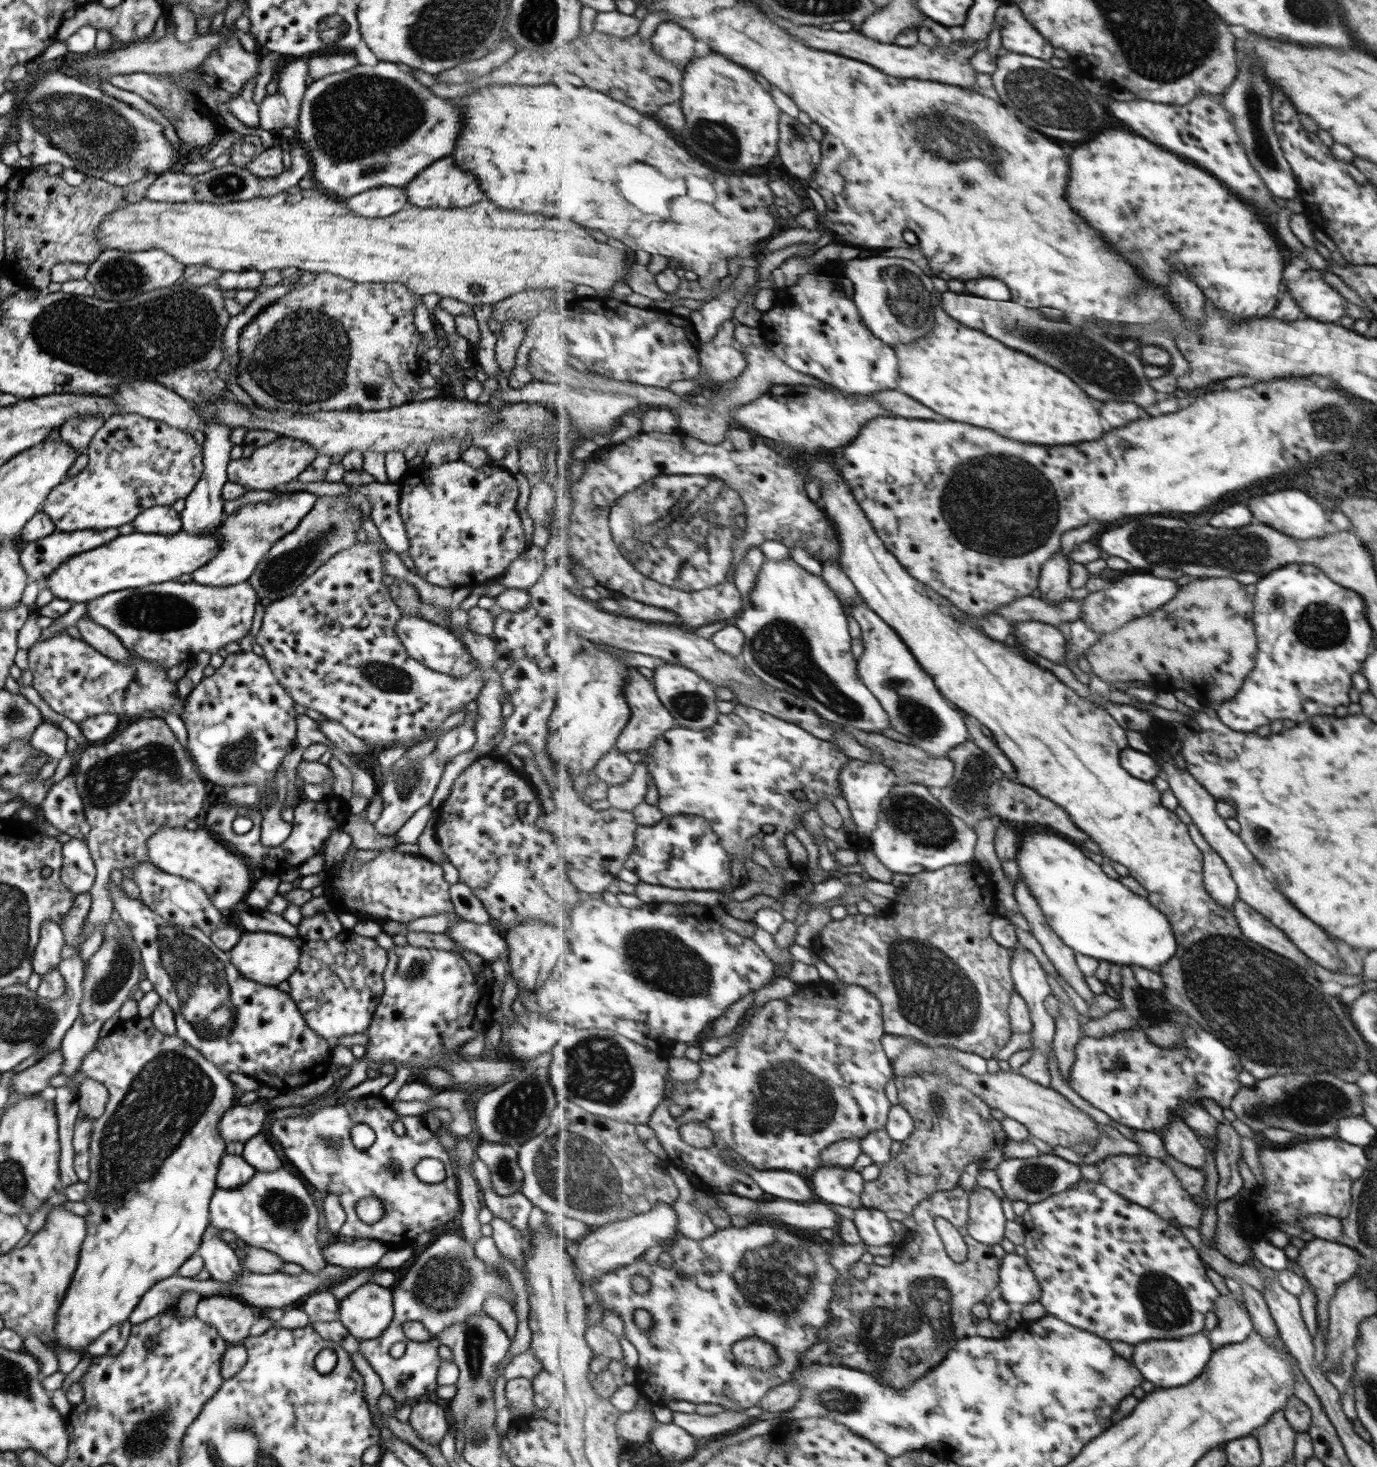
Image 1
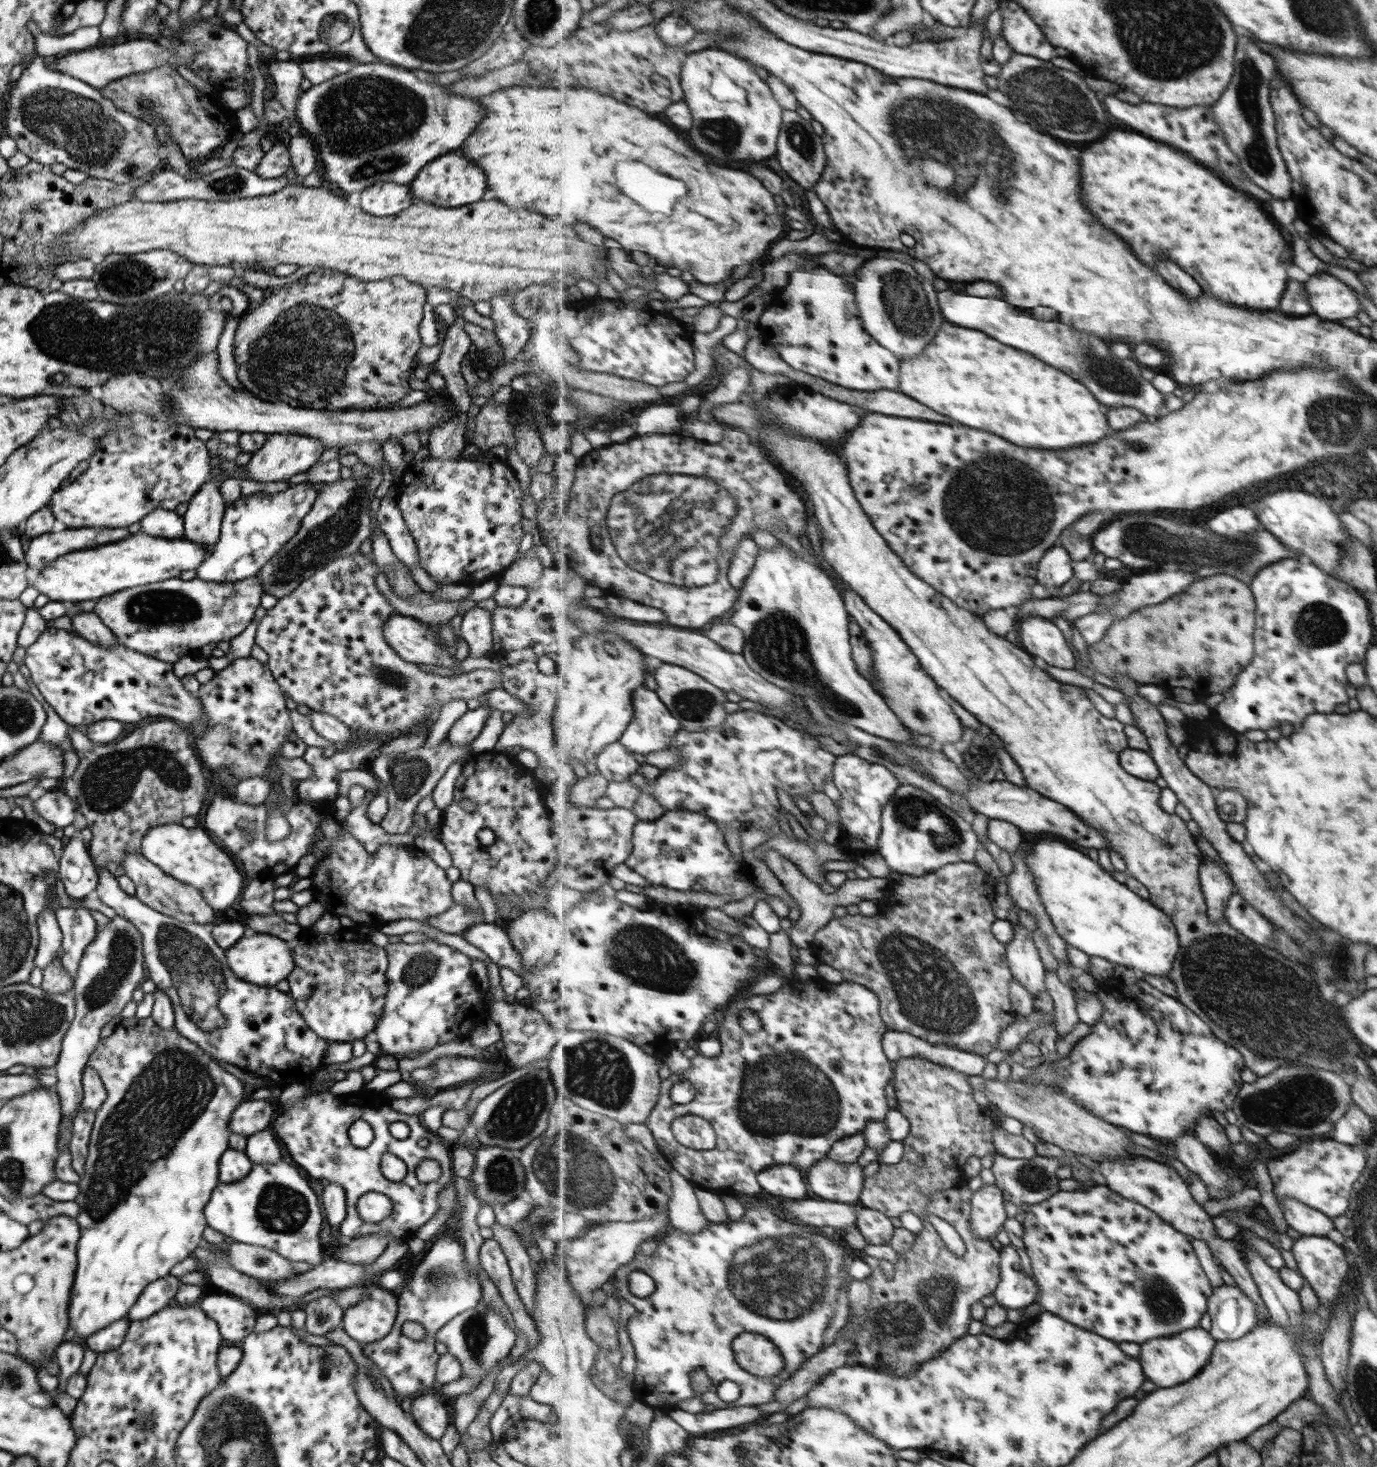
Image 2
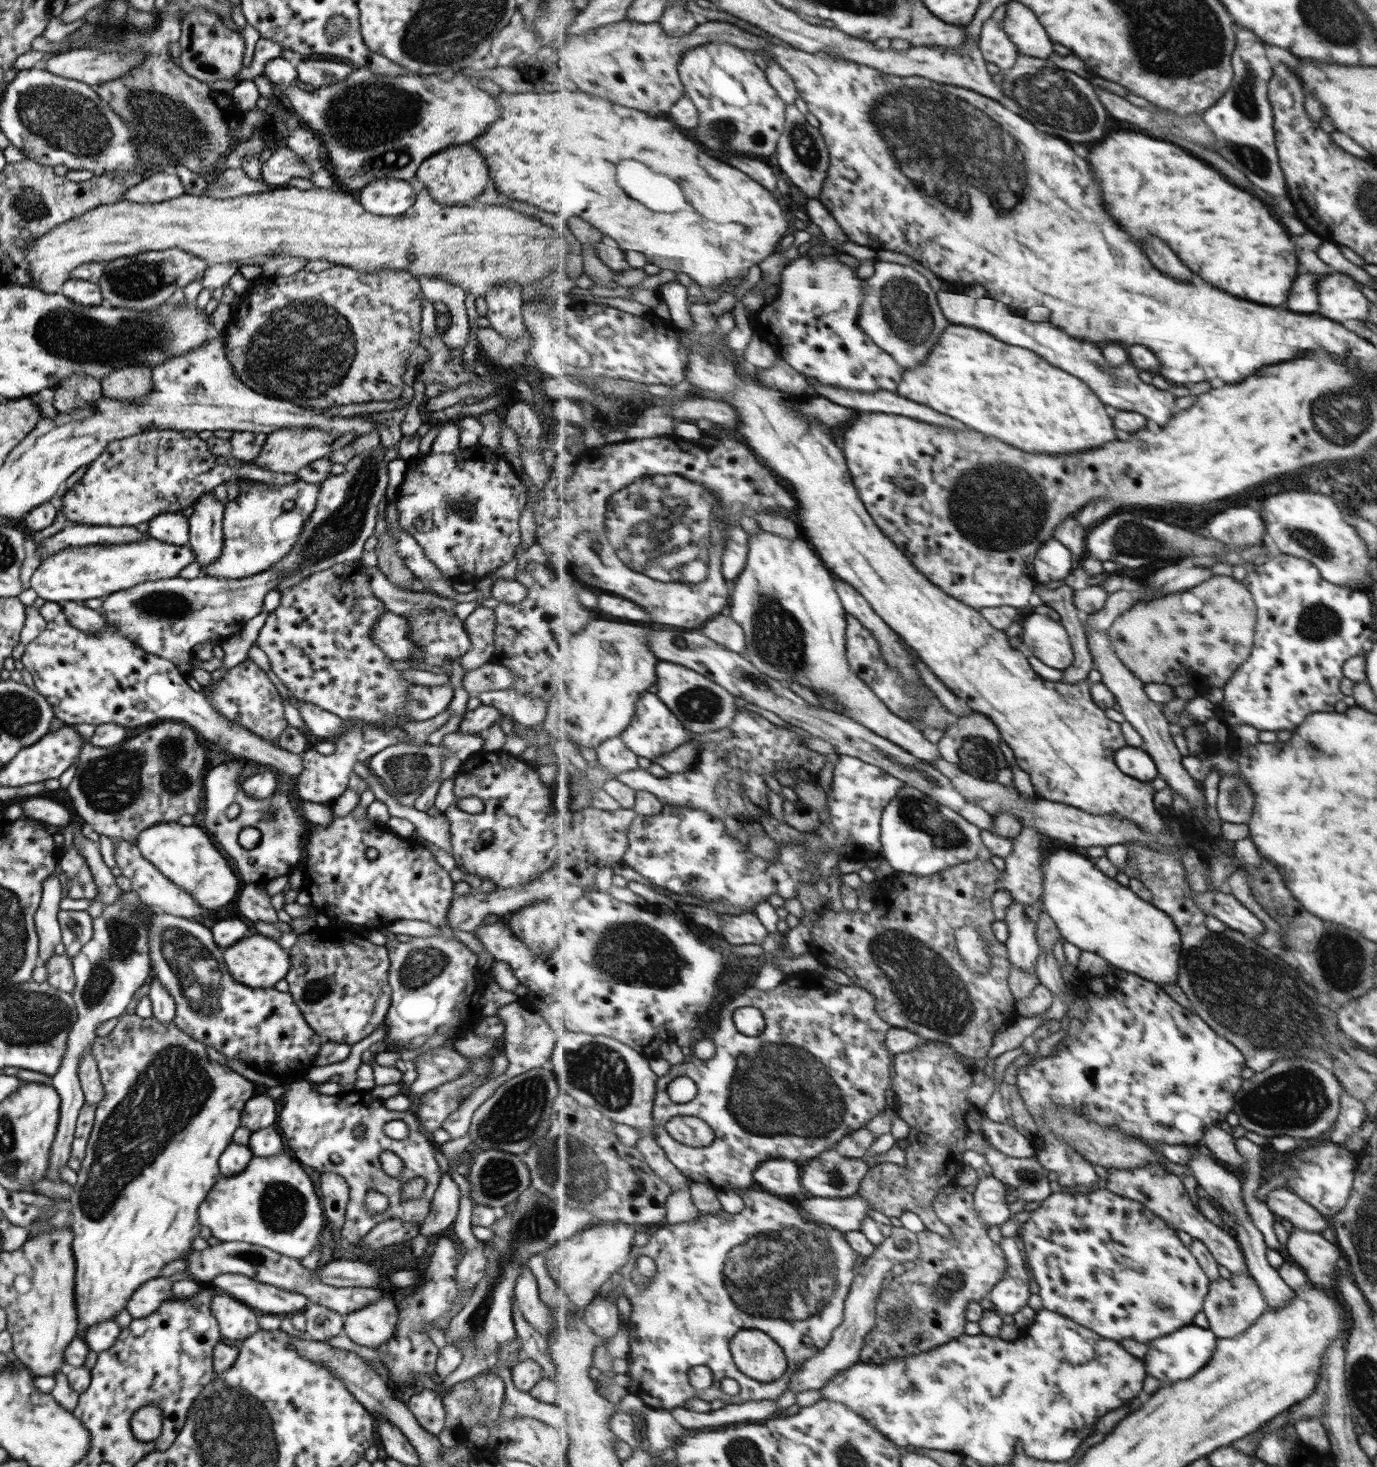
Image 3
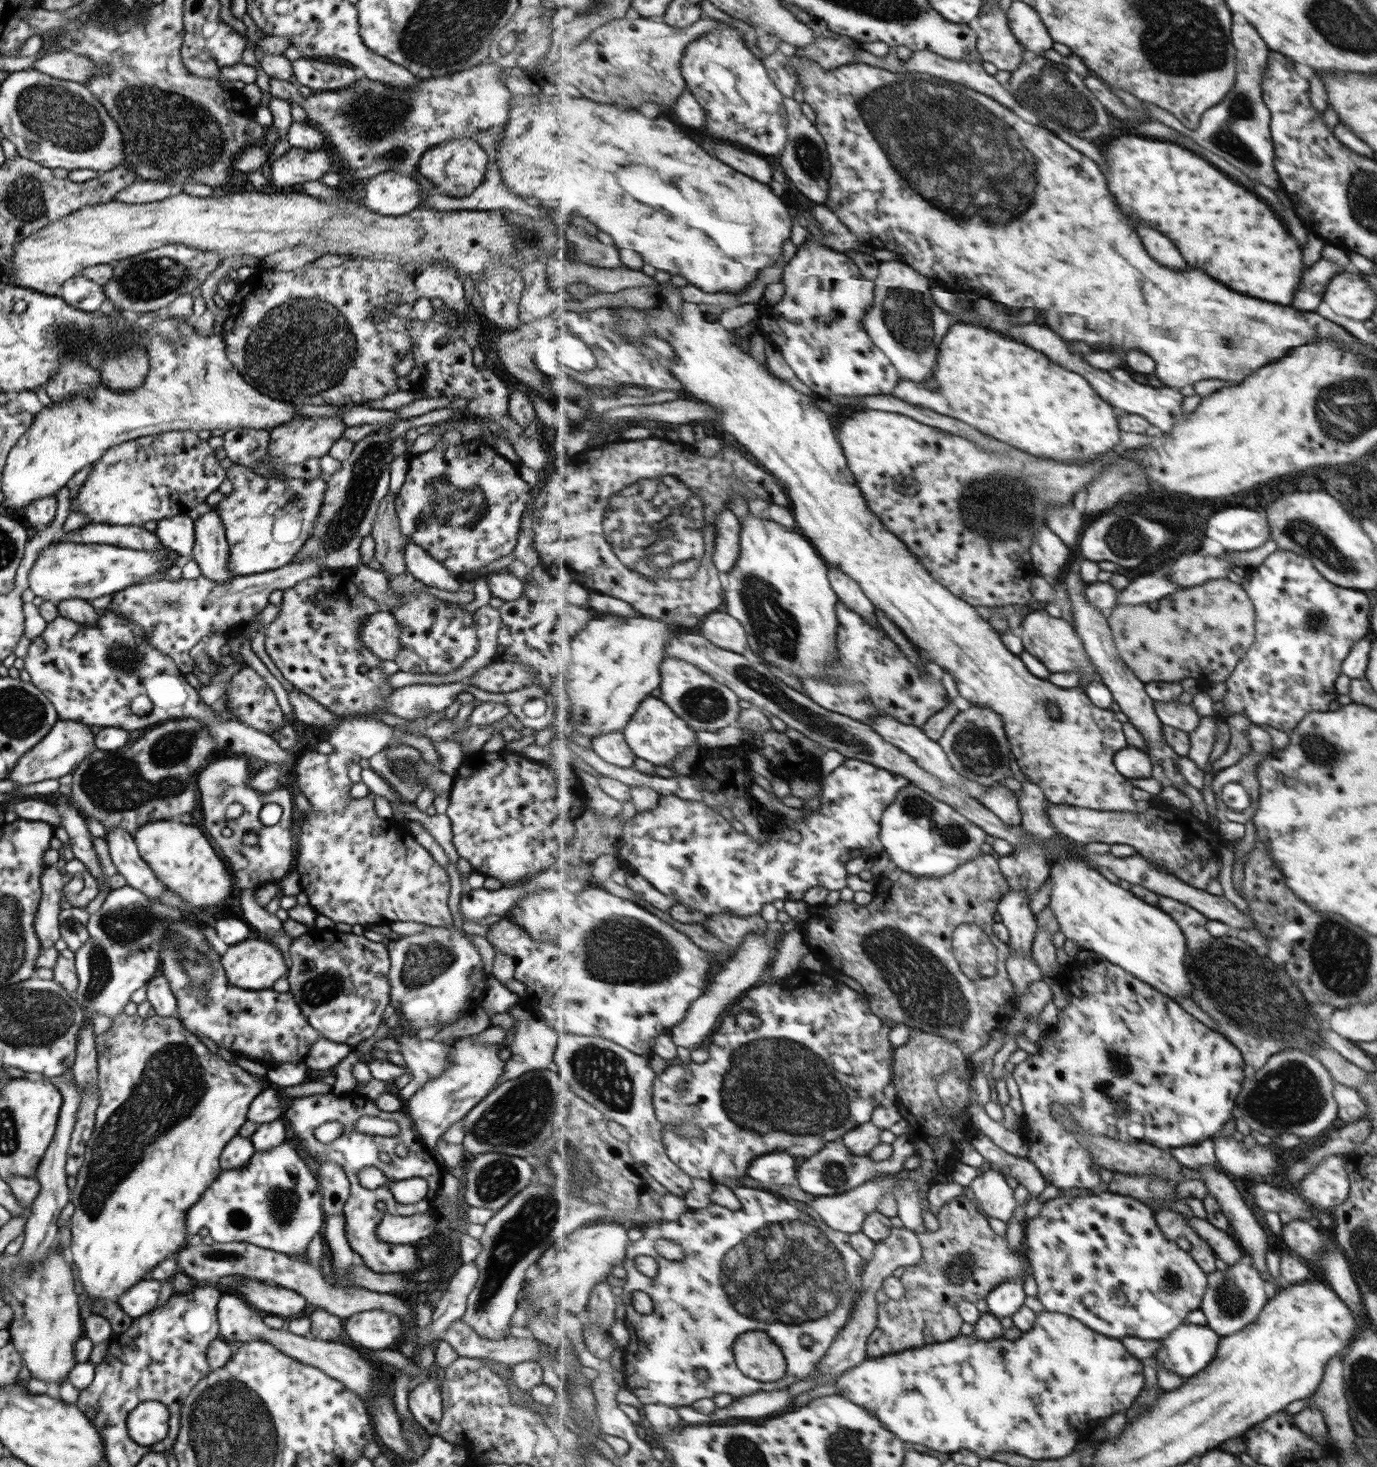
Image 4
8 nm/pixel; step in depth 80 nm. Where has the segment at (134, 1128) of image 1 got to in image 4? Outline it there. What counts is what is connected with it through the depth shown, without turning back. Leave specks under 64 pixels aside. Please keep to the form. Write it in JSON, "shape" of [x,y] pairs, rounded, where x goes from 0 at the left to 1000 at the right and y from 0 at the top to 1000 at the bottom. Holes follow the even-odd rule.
{"shape":[[[86,691],[81,695],[81,697],[79,701],[68,706],[70,718],[70,740],[73,745],[71,746],[68,772],[62,781],[60,793],[56,798],[56,806],[51,813],[51,819],[53,821],[54,825],[50,832],[51,849],[49,852],[52,855],[52,860],[56,864],[57,875],[62,883],[66,886],[77,886],[84,888],[91,879],[102,873],[113,862],[118,859],[126,858],[127,854],[131,853],[136,848],[137,843],[135,840],[135,826],[159,801],[160,798],[159,788],[163,780],[166,780],[166,777],[172,774],[174,768],[179,765],[179,754],[190,744],[191,735],[180,731],[171,725],[166,725],[158,719],[154,719],[144,707],[131,698],[127,692],[114,693],[112,691],[108,694],[104,694],[99,691],[94,693]],[[124,759],[131,761],[131,763],[124,766]]]}

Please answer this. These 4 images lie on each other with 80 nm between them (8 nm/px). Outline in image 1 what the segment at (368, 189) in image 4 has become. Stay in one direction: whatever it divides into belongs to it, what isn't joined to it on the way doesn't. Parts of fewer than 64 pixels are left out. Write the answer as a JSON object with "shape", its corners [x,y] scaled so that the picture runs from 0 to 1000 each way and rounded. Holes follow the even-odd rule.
{"shape":[[[273,127],[249,136],[251,141],[258,147],[279,149],[288,146],[296,140],[294,128]]]}

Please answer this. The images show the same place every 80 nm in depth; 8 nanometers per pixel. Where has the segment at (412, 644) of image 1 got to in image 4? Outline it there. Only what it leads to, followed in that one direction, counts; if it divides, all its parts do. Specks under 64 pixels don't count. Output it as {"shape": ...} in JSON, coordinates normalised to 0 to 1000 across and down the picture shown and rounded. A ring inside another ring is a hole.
{"shape":[[[282,416],[264,420],[259,434],[261,438],[277,451],[285,451],[290,445],[290,426]]]}

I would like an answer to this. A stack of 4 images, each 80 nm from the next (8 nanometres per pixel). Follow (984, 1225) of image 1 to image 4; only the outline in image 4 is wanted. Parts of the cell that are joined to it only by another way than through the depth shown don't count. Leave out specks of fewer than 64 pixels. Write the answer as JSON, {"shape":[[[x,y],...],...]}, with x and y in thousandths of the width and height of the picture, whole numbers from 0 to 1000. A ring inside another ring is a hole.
{"shape":[[[716,794],[712,802],[710,801],[704,810],[718,829],[725,830],[731,834],[736,830],[739,820],[737,818],[737,811],[733,808],[728,800]]]}

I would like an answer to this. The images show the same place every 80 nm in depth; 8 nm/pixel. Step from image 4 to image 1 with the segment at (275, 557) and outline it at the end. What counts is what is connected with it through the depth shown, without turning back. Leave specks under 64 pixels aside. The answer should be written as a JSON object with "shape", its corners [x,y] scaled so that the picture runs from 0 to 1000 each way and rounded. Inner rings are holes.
{"shape":[[[213,335],[198,339],[195,342],[176,344],[166,351],[162,352],[158,360],[161,370],[158,378],[139,391],[139,395],[143,398],[163,400],[178,397],[185,389],[187,384],[195,377],[197,372],[211,363],[216,357],[221,353],[230,339],[223,335]]]}

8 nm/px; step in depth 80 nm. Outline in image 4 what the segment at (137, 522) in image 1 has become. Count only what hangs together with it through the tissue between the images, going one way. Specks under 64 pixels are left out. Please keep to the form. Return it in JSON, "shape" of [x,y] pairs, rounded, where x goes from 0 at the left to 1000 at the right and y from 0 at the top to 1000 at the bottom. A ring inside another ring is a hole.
{"shape":[[[134,350],[120,352],[113,356],[112,365],[118,372],[126,375],[131,380],[131,384],[139,382],[140,355]]]}

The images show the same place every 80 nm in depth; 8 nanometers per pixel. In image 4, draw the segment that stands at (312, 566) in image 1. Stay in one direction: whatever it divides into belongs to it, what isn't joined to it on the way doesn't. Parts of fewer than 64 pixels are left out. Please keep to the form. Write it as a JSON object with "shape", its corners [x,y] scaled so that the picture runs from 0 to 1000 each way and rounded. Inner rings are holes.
{"shape":[[[269,293],[268,297],[265,297],[257,303],[253,311],[247,315],[248,318],[240,324],[236,324],[237,335],[234,338],[234,343],[228,354],[227,360],[226,361],[225,365],[219,369],[219,374],[214,377],[214,379],[211,383],[225,380],[225,382],[228,382],[230,384],[236,386],[237,388],[257,387],[261,384],[260,374],[262,367],[269,365],[275,342],[282,336],[282,316],[287,312],[282,309],[282,305],[286,300],[287,298],[285,299],[283,296]]]}

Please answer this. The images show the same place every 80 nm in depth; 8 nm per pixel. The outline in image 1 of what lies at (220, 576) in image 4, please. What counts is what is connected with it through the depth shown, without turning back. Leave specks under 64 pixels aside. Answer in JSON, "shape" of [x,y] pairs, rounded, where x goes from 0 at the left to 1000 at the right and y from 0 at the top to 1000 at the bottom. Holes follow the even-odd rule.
{"shape":[[[152,286],[146,294],[149,297],[147,302],[147,317],[145,327],[140,331],[139,335],[134,339],[134,346],[129,350],[131,361],[137,364],[157,363],[162,354],[162,340],[160,335],[161,330],[165,329],[164,318],[166,315],[166,307],[168,303],[166,301],[168,292],[156,286]]]}

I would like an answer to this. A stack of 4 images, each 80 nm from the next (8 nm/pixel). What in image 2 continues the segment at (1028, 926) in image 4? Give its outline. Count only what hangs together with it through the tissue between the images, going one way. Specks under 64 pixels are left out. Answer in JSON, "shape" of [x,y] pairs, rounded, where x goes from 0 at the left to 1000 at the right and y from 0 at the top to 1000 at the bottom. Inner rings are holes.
{"shape":[[[739,628],[736,632],[737,639],[731,644],[732,655],[736,666],[738,667],[752,681],[760,679],[760,664],[761,663],[756,656],[755,648],[749,640],[749,635]]]}

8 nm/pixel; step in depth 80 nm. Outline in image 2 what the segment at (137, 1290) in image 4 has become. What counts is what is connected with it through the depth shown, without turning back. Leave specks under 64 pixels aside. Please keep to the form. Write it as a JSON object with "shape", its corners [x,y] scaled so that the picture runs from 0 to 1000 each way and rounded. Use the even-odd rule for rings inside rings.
{"shape":[[[124,869],[109,874],[93,893],[91,898],[94,900],[108,898],[113,894],[126,888],[127,881],[131,876],[131,873]]]}

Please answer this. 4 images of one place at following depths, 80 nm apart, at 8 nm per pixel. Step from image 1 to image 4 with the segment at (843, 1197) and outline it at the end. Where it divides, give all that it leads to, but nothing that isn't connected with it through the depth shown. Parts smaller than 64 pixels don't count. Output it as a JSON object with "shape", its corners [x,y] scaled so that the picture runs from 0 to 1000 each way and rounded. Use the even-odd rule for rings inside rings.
{"shape":[[[660,773],[652,775],[649,779],[649,785],[647,789],[641,792],[634,792],[631,788],[622,788],[618,786],[618,783],[615,783],[612,777],[601,779],[599,783],[596,784],[593,787],[586,790],[582,791],[583,793],[580,801],[578,808],[582,811],[585,811],[586,814],[590,815],[607,815],[614,815],[617,812],[622,809],[625,809],[631,804],[637,804],[639,802],[654,799],[656,798],[656,793],[660,788],[664,787],[665,781],[662,780]]]}

